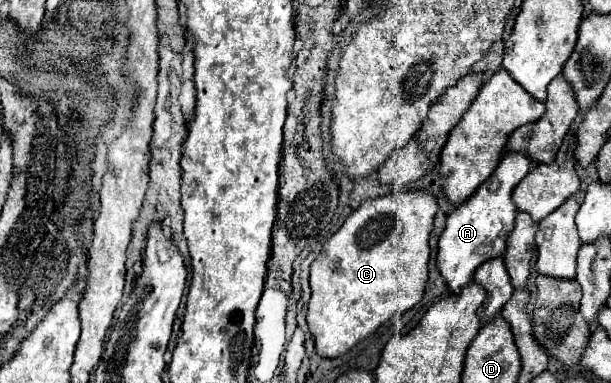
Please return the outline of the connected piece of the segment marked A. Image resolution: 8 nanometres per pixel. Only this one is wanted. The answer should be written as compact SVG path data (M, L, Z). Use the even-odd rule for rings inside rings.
M504 154L500 160L500 166L490 174L482 186L460 206L456 206L448 220L446 228L438 240L438 270L446 278L446 284L454 294L460 294L460 290L472 282L474 272L480 264L484 264L490 258L502 256L506 250L506 238L514 228L516 218L516 204L512 200L512 190L516 184L530 172L530 158L526 154Z

